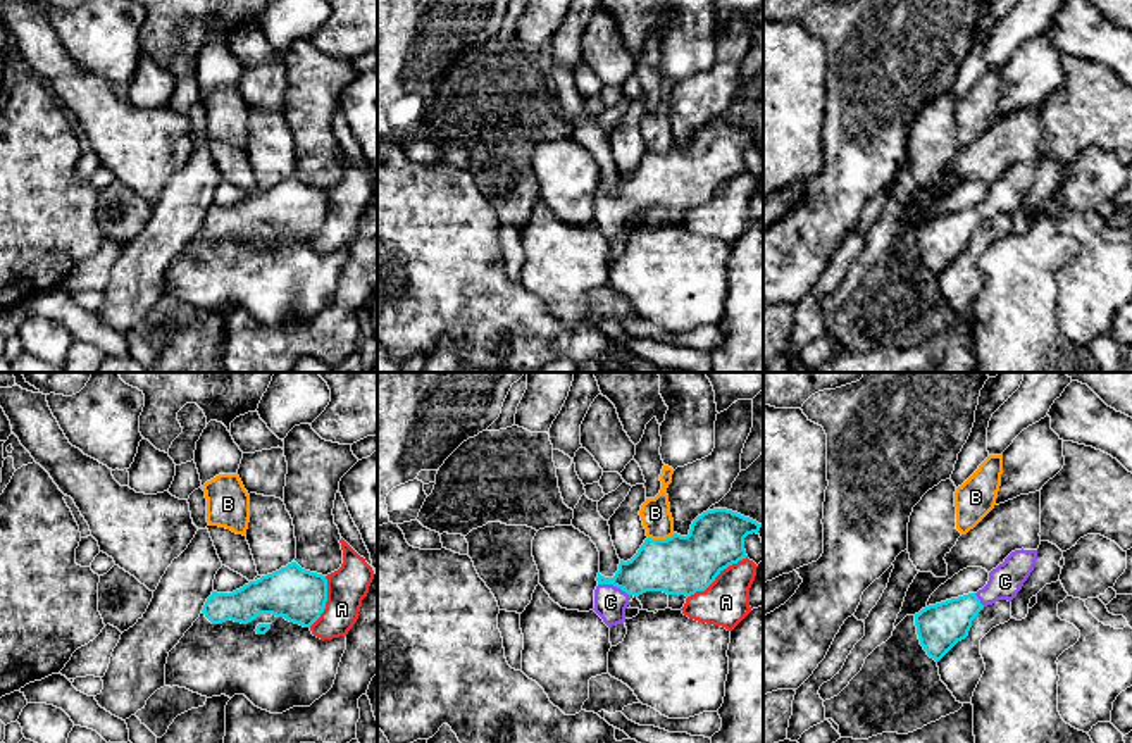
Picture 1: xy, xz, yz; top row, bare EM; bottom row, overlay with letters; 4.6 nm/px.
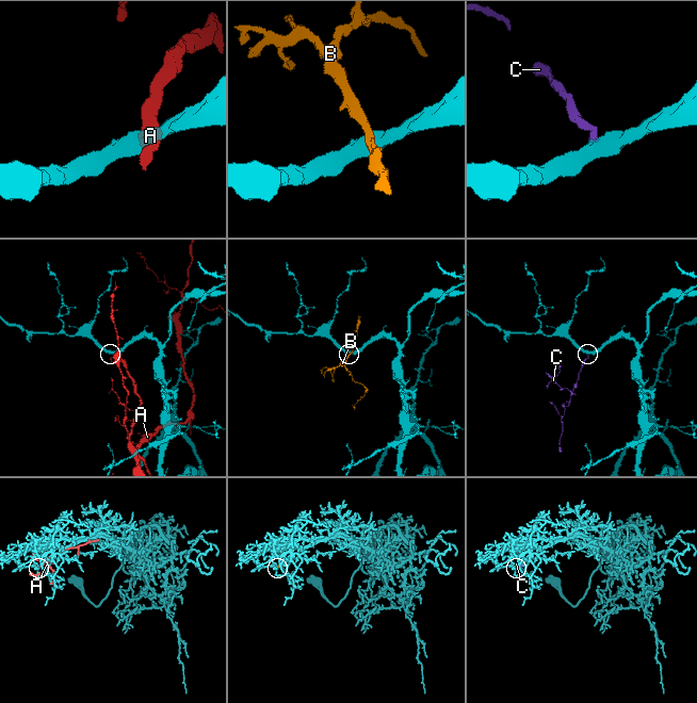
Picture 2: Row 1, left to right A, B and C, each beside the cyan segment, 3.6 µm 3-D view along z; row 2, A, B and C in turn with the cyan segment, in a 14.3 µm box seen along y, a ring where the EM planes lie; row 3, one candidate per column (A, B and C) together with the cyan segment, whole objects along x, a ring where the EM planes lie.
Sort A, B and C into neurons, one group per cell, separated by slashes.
A / B / C

